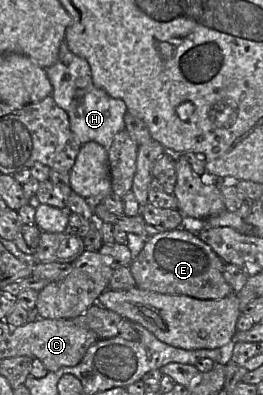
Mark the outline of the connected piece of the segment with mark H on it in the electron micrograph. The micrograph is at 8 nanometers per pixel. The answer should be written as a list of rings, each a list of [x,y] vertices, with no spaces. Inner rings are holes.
[[[65,40],[60,45],[57,62],[45,70],[53,88],[51,96],[68,114],[70,129],[78,141],[82,145],[94,141],[108,151],[115,135],[125,130],[127,107],[124,101],[109,96],[93,84],[89,63],[72,53]]]

